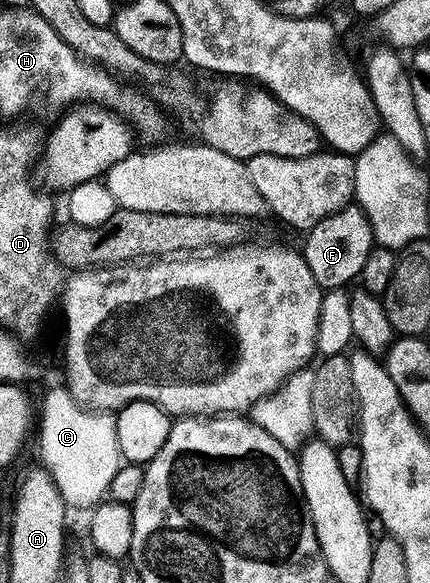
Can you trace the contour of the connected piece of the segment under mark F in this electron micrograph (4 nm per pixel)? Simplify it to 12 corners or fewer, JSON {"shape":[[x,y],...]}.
{"shape":[[359,206],[322,218],[302,255],[322,290],[357,279],[374,247]]}

